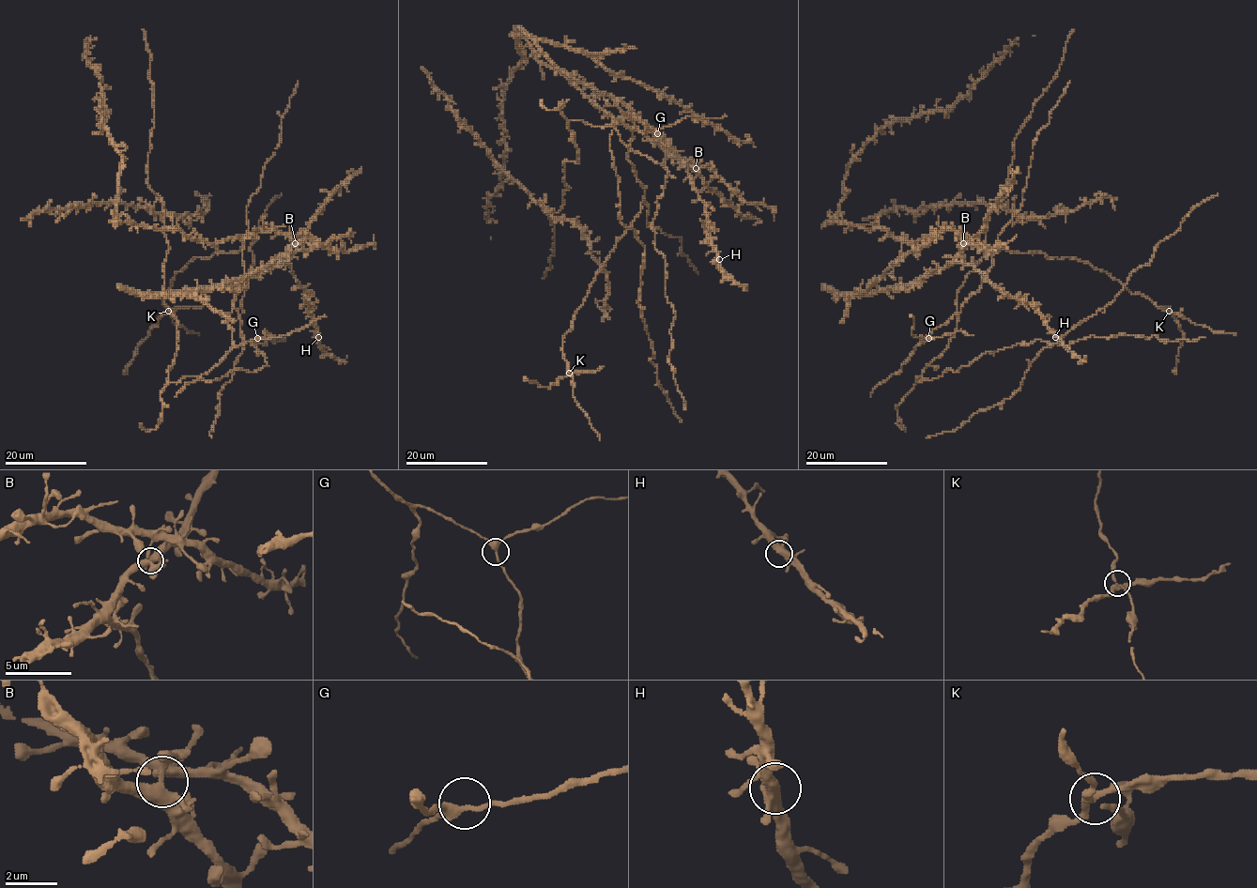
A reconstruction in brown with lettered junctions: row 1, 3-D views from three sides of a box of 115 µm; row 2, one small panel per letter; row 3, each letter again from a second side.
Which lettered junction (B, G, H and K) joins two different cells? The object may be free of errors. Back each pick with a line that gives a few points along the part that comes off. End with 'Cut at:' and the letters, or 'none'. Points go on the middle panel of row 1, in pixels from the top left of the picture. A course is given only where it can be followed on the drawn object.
K: (568, 373), (548, 388), (541, 388), (534, 381), (523, 378)
Cut at: K

